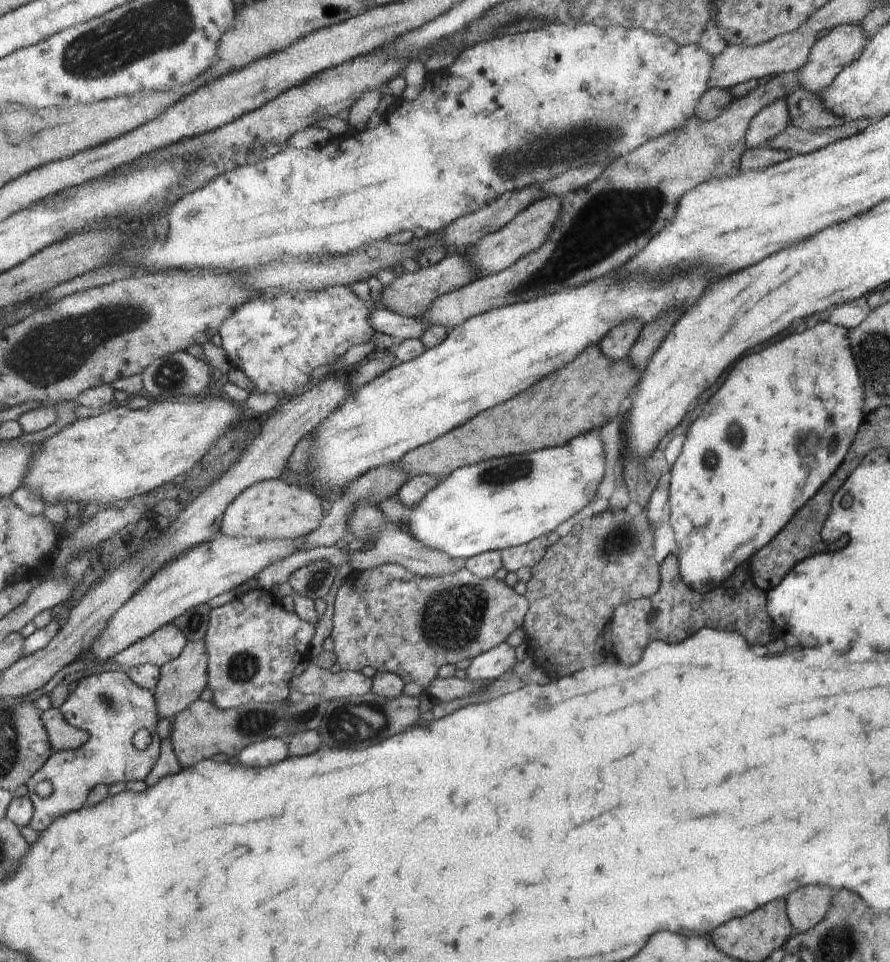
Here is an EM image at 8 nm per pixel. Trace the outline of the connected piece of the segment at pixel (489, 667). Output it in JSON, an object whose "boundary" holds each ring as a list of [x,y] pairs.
{"boundary":[[[504,642],[473,658],[466,669],[466,679],[480,683],[495,681],[517,663],[514,651],[514,647]]]}

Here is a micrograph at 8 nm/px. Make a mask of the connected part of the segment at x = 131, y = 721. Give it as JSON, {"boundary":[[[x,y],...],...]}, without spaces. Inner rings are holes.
{"boundary":[[[123,669],[122,671],[108,671],[98,675],[88,676],[82,679],[78,688],[72,692],[68,700],[61,706],[66,720],[72,726],[78,726],[82,730],[90,733],[90,740],[88,744],[84,744],[79,750],[70,749],[62,752],[54,753],[54,756],[46,763],[44,769],[36,774],[29,782],[30,794],[32,802],[35,804],[36,816],[32,819],[31,827],[38,832],[46,832],[58,818],[66,816],[70,812],[82,810],[92,794],[92,790],[100,784],[106,786],[114,786],[118,782],[130,782],[130,780],[146,780],[152,772],[152,768],[156,766],[156,762],[160,760],[163,752],[163,739],[158,734],[158,726],[162,720],[161,711],[158,710],[157,694],[151,690],[138,686],[133,678],[130,678],[130,673]],[[147,728],[152,732],[153,743],[147,750],[140,750],[134,744],[134,736],[142,730]],[[49,780],[52,783],[54,792],[52,795],[44,798],[36,792],[36,787],[40,782]]]}

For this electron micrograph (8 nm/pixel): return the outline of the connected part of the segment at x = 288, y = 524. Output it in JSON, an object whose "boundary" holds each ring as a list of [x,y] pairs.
{"boundary":[[[270,479],[249,486],[226,511],[223,534],[231,537],[297,538],[310,534],[324,520],[320,495],[313,488]]]}

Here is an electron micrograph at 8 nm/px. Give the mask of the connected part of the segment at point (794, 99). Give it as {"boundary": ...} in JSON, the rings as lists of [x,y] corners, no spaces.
{"boundary":[[[802,87],[787,96],[786,104],[790,114],[790,125],[798,126],[800,130],[822,130],[836,125],[839,121],[846,121],[826,110],[819,95]]]}

